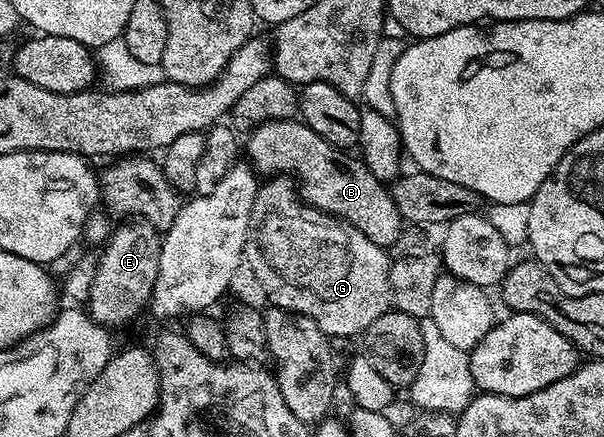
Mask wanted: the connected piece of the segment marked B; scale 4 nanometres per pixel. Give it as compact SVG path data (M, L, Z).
M296 119L270 121L253 127L247 139L247 162L261 176L281 174L295 177L302 184L303 198L311 206L354 224L366 233L366 237L370 237L370 241L374 241L374 245L392 249L399 241L402 220L398 205L394 205L391 190L378 177L374 177L374 173L370 173L363 158L330 145L330 141L318 137L314 129Z

